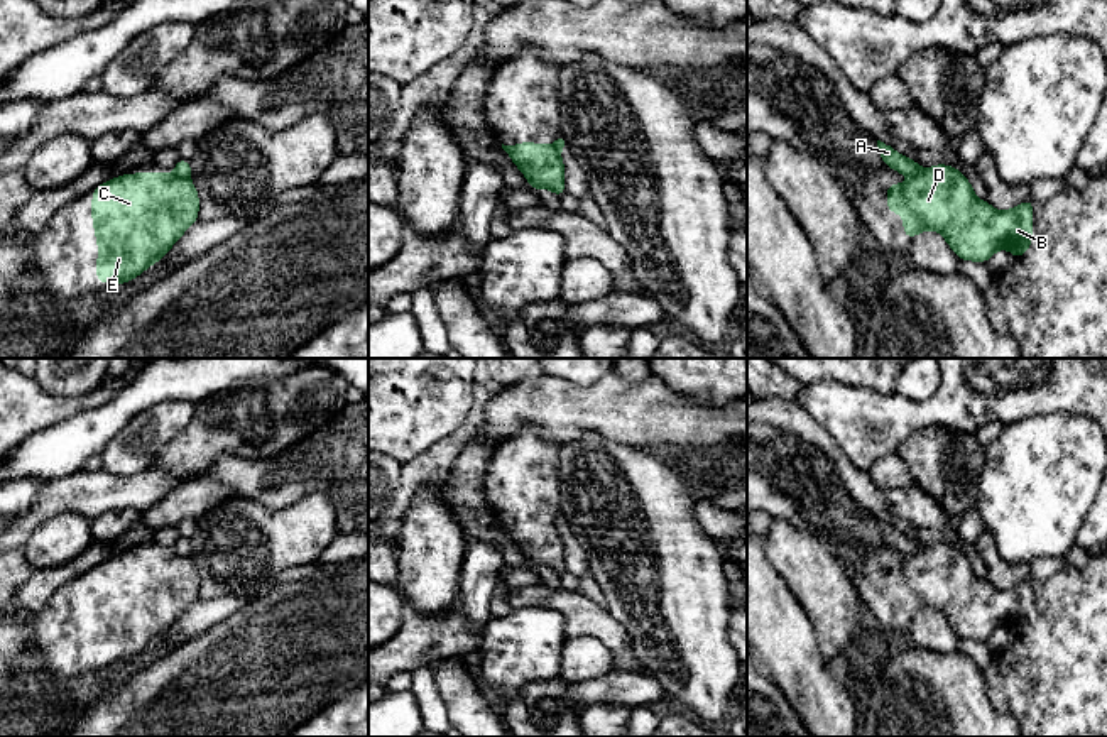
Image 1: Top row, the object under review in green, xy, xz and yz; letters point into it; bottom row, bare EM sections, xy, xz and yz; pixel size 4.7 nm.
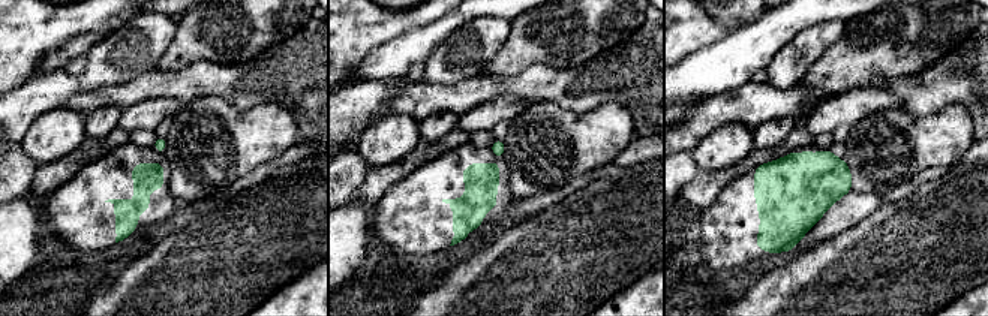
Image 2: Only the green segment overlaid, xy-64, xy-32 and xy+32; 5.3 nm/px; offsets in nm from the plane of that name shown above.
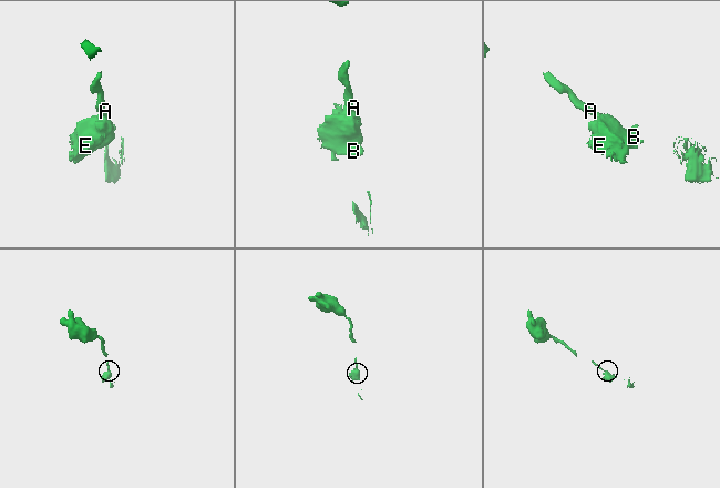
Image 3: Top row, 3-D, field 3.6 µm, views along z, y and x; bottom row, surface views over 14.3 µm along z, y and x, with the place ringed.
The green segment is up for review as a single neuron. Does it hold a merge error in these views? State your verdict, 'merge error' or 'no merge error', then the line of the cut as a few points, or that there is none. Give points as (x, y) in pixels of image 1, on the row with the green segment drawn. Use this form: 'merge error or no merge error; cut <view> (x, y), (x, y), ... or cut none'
merge error; cut xy (176, 173), (186, 178)

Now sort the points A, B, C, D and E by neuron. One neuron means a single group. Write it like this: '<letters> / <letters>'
A / B C D E

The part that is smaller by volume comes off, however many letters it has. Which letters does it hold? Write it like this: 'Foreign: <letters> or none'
Foreign: A

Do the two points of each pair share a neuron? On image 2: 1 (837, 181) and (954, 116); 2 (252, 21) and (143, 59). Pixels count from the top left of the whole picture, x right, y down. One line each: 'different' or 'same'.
1: different
2: different

